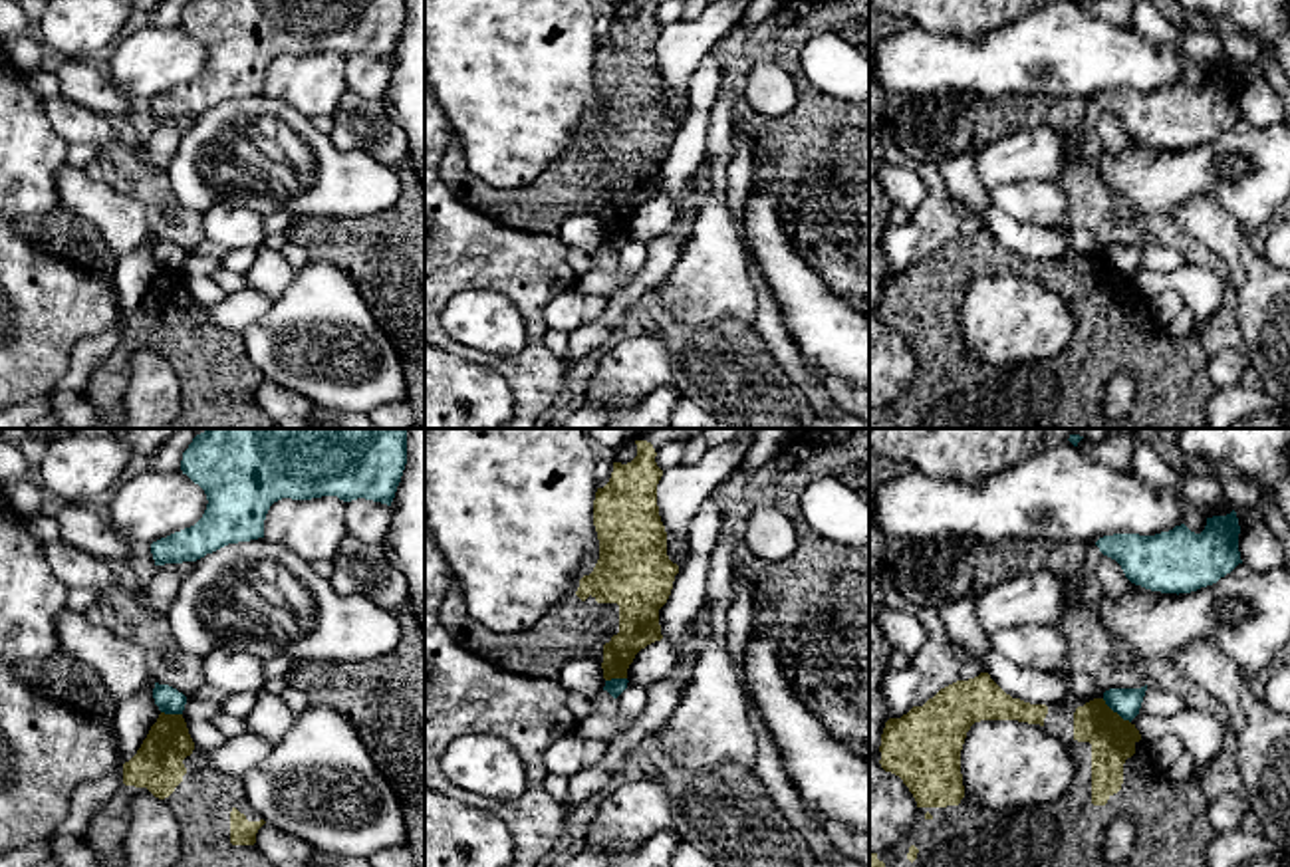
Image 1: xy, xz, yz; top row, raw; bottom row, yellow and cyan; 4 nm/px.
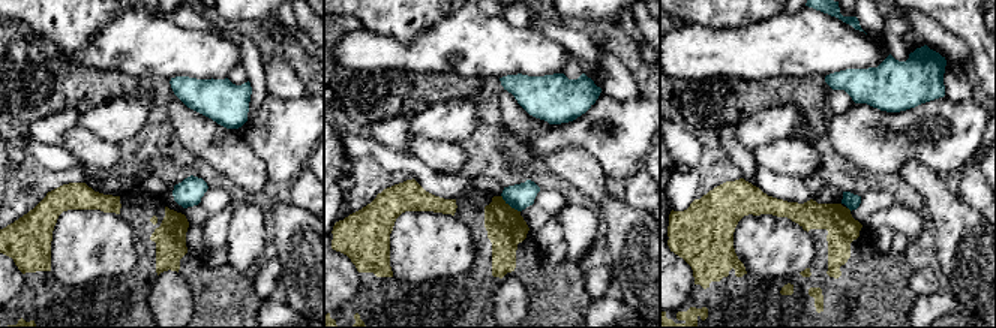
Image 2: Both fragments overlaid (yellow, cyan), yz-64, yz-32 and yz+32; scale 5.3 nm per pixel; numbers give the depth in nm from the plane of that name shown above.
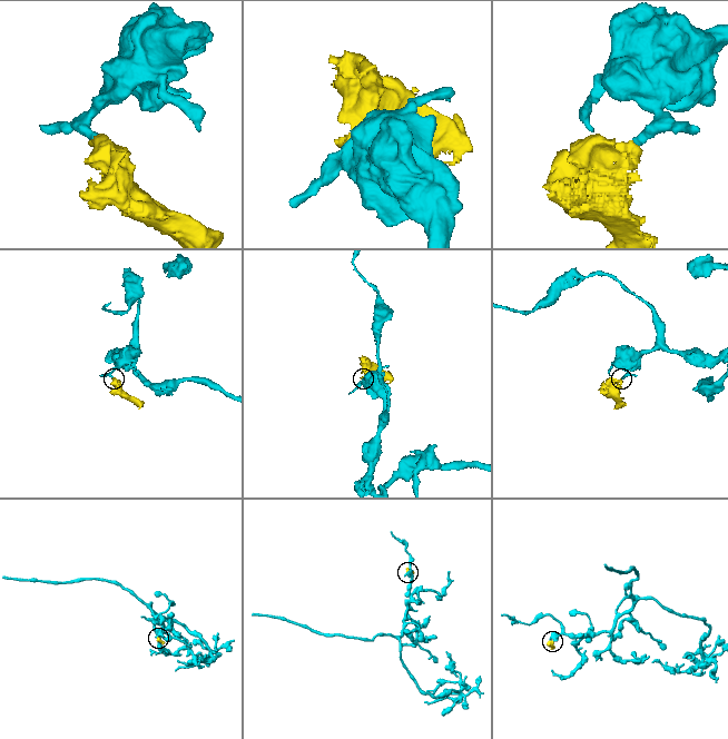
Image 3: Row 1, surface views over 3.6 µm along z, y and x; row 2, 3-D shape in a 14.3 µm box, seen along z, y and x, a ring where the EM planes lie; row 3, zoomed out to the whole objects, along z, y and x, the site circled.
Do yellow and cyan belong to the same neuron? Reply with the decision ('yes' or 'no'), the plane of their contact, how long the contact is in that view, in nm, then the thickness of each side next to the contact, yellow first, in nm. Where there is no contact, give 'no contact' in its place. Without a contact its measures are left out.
no | yz | 160 nm | 180/110 nm

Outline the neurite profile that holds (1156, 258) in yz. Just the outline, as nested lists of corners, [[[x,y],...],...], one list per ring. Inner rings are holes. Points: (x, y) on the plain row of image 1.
[[[1147,244],[1139,270],[1131,276],[1131,280],[1137,280],[1143,272],[1175,272],[1185,264],[1181,248]]]

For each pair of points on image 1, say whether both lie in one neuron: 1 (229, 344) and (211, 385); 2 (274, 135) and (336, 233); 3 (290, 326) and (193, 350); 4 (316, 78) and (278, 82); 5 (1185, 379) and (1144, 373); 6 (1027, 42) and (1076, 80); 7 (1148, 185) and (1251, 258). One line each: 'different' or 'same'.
1: same
2: different
3: different
4: same
5: same
6: same
7: different

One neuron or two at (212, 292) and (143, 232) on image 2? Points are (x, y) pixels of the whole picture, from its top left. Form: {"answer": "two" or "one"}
{"answer": "one"}

